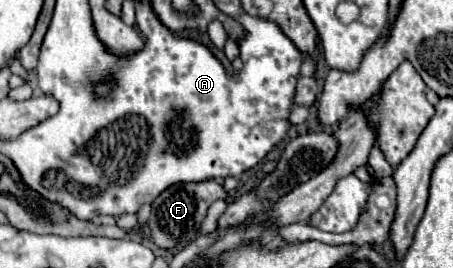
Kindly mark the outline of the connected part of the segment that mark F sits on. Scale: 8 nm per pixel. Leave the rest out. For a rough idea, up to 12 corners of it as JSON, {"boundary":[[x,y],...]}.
{"boundary":[[218,180],[174,184],[154,202],[152,240],[174,248],[196,240]]}

